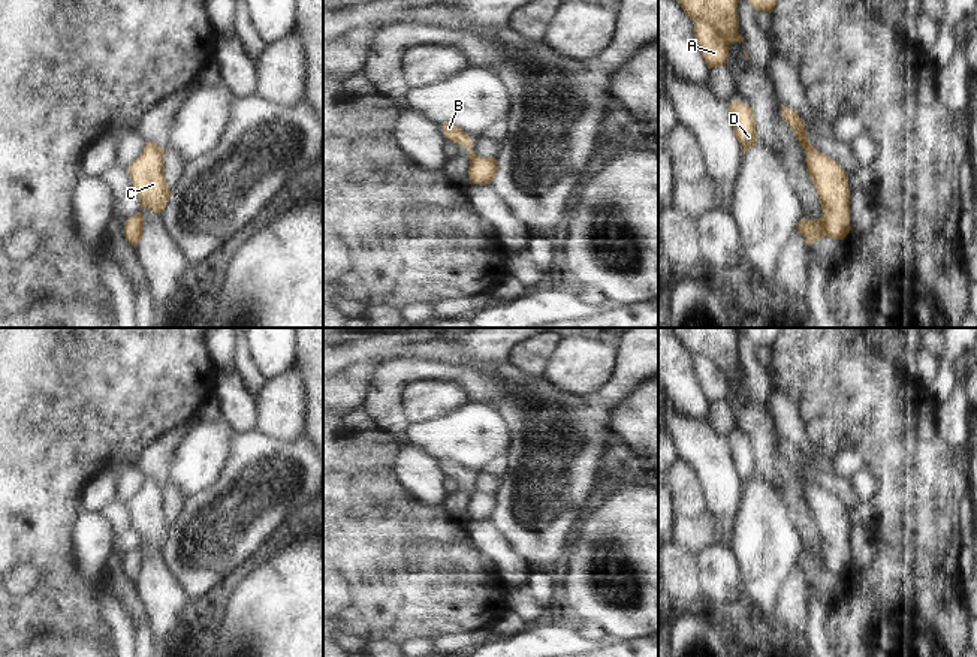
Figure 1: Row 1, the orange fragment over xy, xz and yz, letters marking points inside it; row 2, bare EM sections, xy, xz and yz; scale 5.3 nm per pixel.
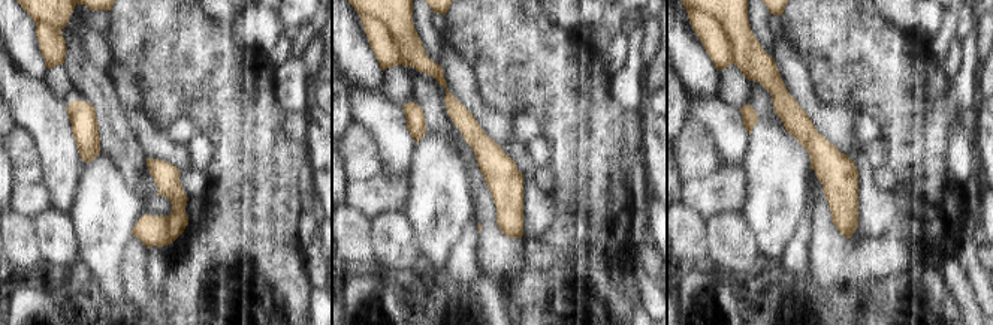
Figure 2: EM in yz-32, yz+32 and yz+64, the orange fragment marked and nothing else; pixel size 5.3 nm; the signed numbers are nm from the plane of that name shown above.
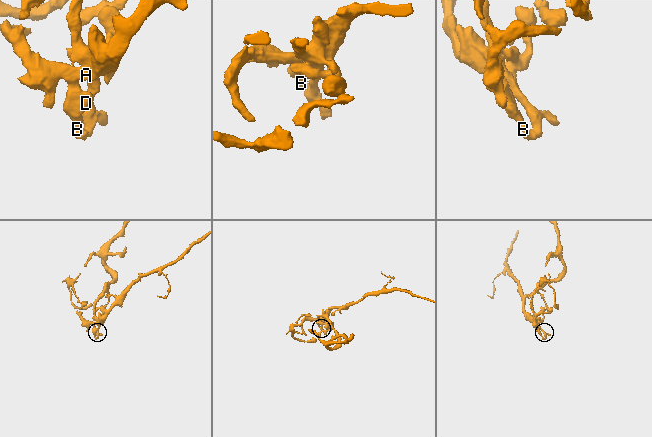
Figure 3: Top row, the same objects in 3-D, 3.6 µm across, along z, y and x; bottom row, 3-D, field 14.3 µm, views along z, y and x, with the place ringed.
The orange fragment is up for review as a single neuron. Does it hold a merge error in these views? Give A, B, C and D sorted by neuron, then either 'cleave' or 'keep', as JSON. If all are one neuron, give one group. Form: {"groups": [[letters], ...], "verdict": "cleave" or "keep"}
{"groups": [["A", "B", "D"], ["C"]], "verdict": "cleave"}

